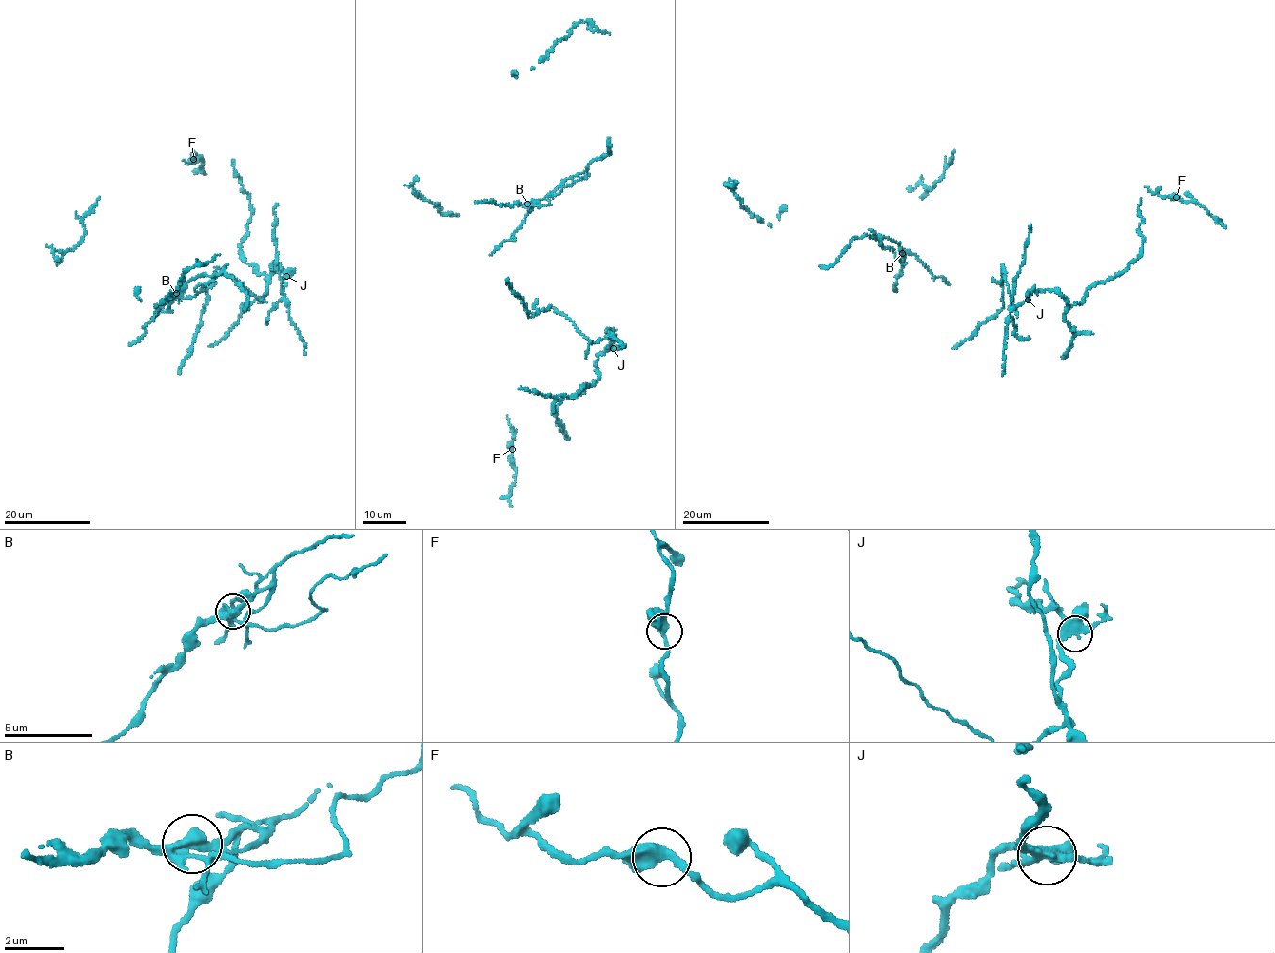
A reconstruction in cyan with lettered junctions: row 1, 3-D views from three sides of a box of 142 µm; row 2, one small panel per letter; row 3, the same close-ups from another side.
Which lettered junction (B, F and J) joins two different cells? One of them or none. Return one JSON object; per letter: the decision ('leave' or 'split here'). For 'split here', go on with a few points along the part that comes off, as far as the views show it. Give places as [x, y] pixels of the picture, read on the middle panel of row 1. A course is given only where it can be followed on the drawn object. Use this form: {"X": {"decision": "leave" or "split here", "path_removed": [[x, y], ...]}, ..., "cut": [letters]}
{"B": {"decision": "split here", "path_removed": [[527, 204], [542, 200], [567, 179], [583, 173], [594, 160], [610, 154], [609, 137]]}, "F": {"decision": "leave"}, "J": {"decision": "leave"}, "cut": ["B"]}

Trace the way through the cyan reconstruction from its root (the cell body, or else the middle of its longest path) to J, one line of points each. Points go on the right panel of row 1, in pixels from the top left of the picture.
J: (1002, 286), (1003, 266), (1017, 318), (1015, 325), (1010, 312), (1028, 300)

